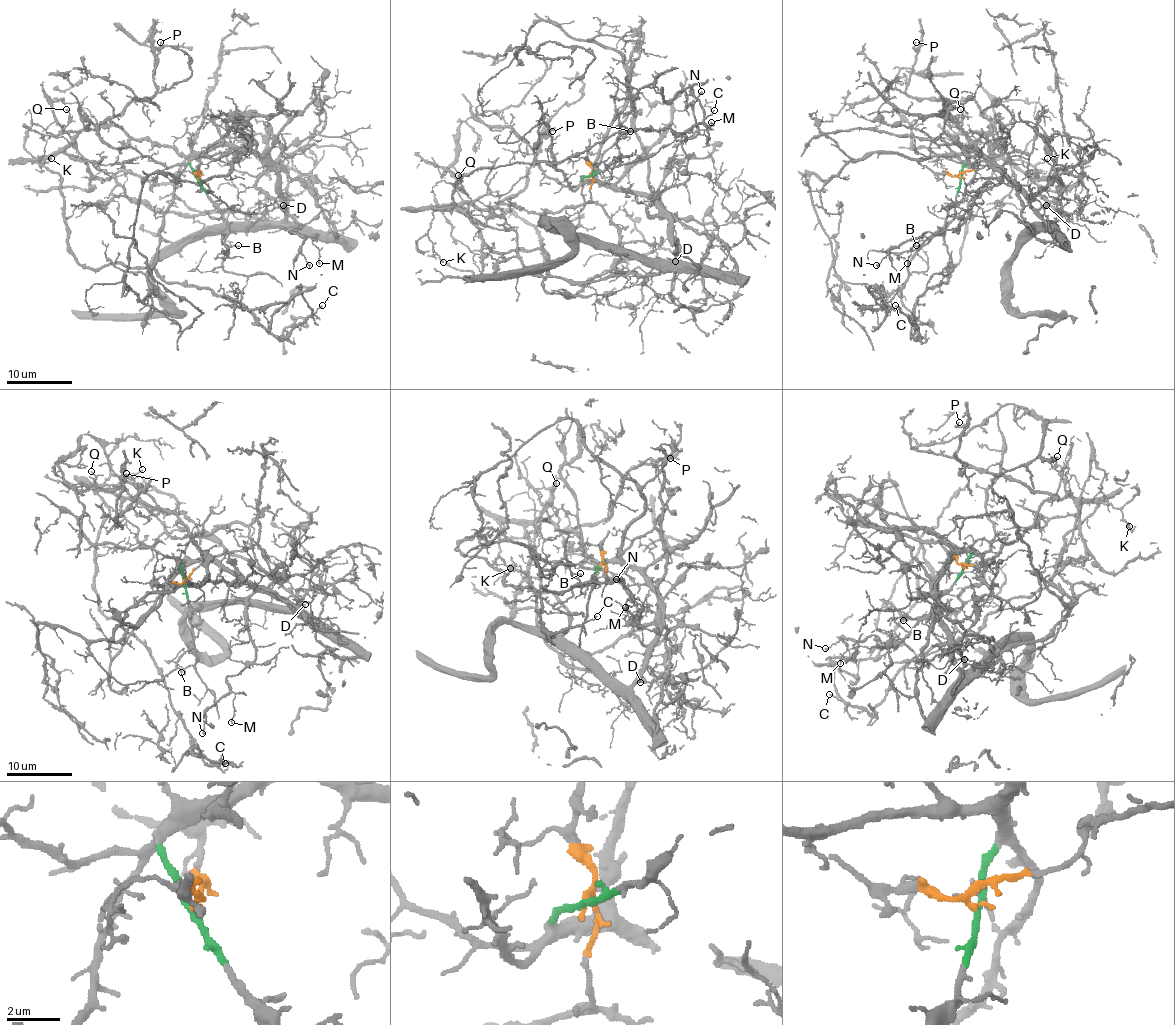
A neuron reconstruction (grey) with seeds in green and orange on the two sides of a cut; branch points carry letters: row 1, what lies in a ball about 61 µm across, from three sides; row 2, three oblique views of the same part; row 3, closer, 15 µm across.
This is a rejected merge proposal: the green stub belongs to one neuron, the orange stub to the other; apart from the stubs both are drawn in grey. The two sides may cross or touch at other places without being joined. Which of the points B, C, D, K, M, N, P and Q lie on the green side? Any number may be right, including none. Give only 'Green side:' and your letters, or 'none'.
Green side: B, D, M, N

